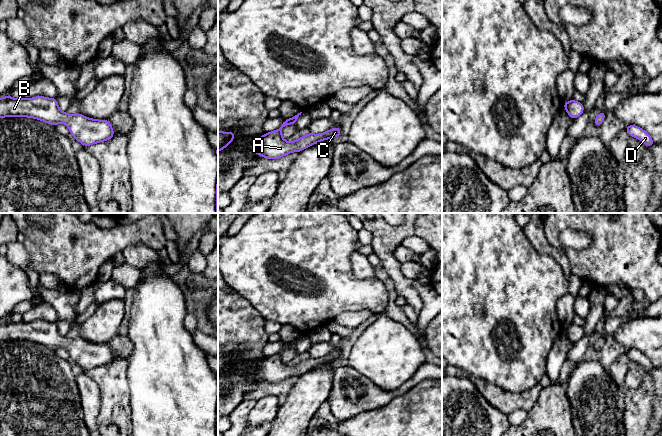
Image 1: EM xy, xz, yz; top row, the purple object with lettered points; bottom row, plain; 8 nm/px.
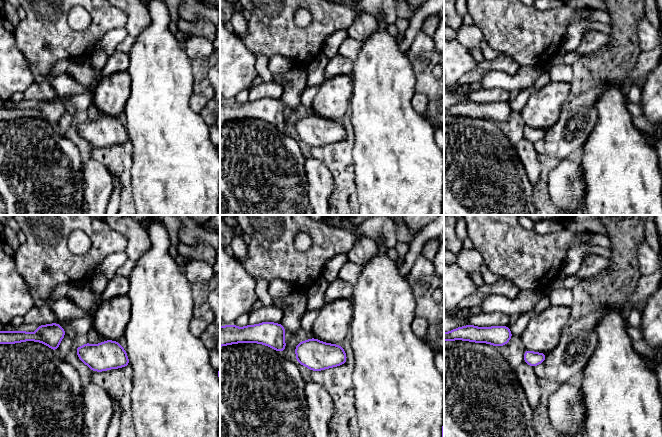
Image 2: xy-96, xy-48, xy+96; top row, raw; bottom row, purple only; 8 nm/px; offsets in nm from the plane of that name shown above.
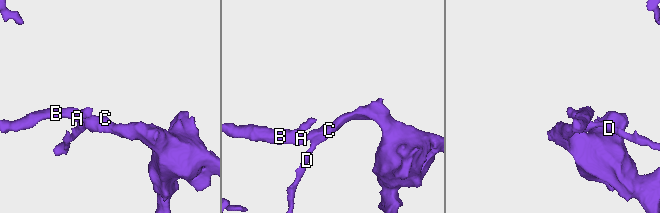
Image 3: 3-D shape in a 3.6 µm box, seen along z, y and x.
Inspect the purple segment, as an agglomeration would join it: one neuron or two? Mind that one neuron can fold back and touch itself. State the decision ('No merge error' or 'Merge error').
No merge error

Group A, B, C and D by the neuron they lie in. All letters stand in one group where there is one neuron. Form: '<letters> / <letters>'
A B C D

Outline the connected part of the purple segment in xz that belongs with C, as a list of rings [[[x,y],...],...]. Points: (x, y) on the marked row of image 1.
[[[302,112],[298,113],[292,118],[284,119],[281,127],[273,132],[262,135],[250,149],[250,152],[261,155],[267,159],[278,159],[291,152],[300,152],[311,145],[314,145],[323,140],[341,136],[341,127],[334,127],[321,134],[308,133],[301,138],[296,139],[290,143],[282,138],[282,128],[293,124],[296,125],[298,117]]]

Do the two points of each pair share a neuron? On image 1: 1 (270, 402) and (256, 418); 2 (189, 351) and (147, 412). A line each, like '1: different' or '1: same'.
1: same
2: same

